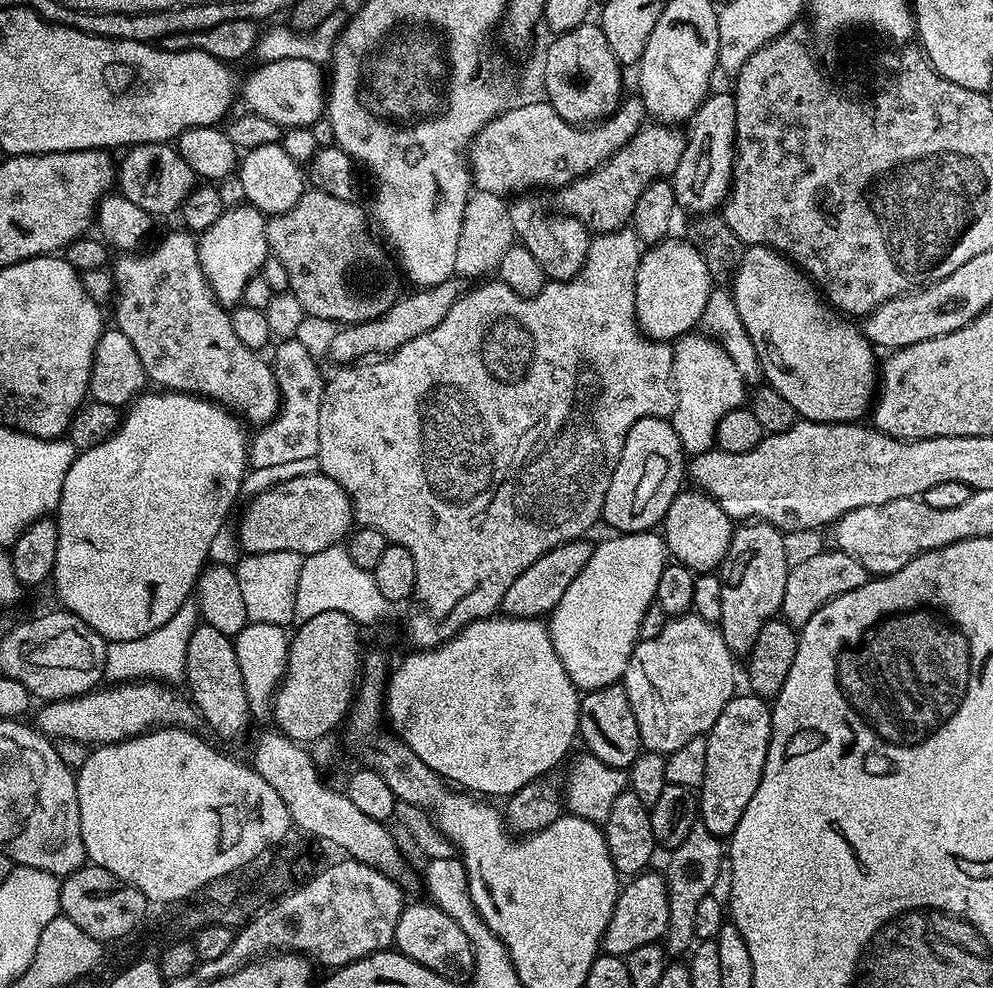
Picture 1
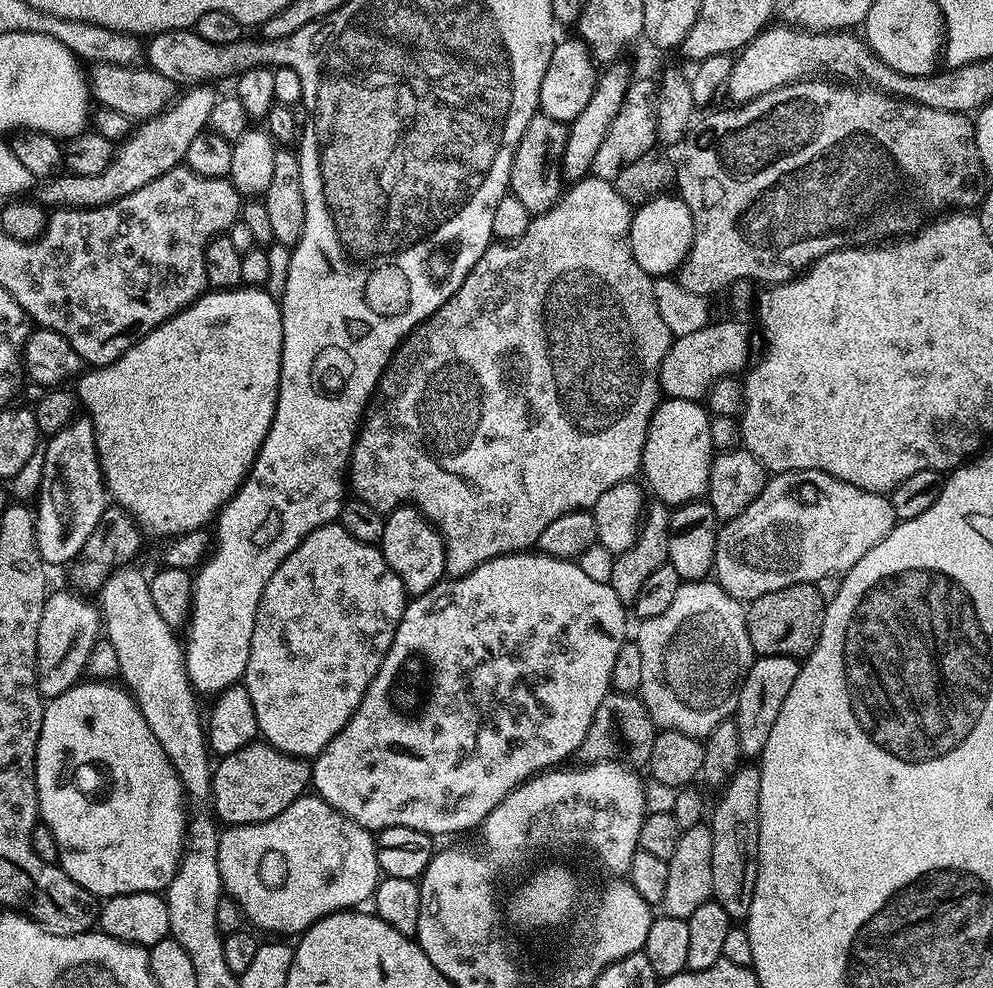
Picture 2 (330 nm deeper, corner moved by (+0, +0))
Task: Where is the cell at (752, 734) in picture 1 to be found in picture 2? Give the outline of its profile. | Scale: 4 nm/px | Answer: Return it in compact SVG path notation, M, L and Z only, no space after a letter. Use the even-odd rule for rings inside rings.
M756 656L750 670L740 687L738 706L734 717L738 726L738 746L741 757L759 757L766 746L766 738L770 738L770 730L774 730L774 722L778 719L778 710L782 710L782 702L786 694L790 694L790 686L794 686L794 678L798 678L801 661L795 656Z

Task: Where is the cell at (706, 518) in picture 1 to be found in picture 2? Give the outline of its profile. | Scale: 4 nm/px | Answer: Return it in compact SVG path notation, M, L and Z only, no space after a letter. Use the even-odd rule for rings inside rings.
M661 399L660 405L656 407L650 418L650 426L646 430L646 442L640 459L642 476L648 479L647 491L651 495L653 492L659 503L669 506L689 504L691 500L701 499L708 491L713 455L714 449L710 442L710 413L707 407L694 400Z

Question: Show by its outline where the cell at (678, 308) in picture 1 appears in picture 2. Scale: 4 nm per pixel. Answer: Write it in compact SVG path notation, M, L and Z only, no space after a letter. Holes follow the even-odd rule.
M665 194L648 200L633 211L630 226L630 246L638 266L653 278L668 278L688 257L692 245L694 222L686 202L676 194Z

